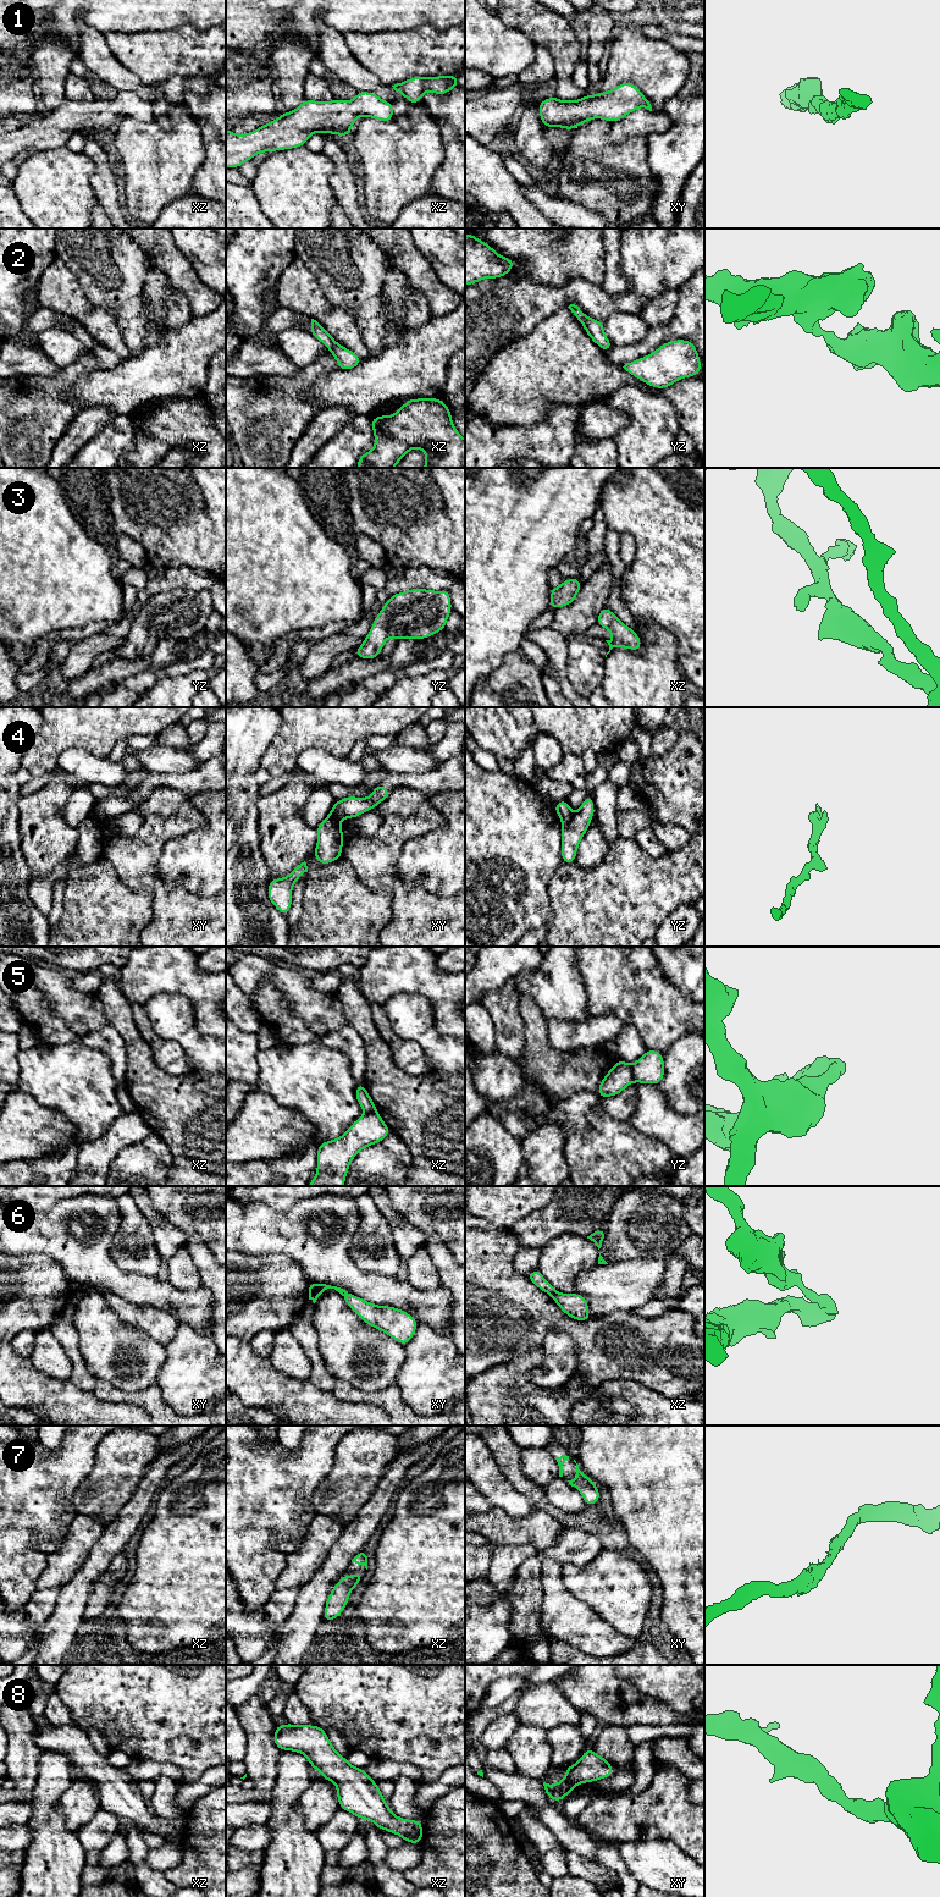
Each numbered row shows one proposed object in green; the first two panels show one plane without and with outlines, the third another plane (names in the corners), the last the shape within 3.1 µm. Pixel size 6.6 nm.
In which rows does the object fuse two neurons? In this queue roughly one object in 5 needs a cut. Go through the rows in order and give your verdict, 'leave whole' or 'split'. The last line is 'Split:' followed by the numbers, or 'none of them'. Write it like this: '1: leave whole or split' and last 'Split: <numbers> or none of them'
1: leave whole
2: leave whole
3: leave whole
4: split
5: split
6: split
7: leave whole
8: leave whole
Split: 4, 5, 6

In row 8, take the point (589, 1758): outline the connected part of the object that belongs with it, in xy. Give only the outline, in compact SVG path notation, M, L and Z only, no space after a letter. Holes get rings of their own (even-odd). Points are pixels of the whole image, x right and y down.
M587 1748L580 1760L565 1768L565 1777L553 1785L543 1782L546 1793L551 1801L560 1802L580 1783L595 1782L607 1779L613 1774L608 1760Z

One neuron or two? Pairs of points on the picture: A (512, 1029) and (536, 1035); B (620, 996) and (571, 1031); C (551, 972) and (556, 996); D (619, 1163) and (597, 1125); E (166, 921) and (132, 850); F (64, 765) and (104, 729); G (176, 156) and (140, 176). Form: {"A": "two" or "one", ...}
{"A": "two", "B": "two", "C": "one", "D": "one", "E": "one", "F": "two", "G": "one"}

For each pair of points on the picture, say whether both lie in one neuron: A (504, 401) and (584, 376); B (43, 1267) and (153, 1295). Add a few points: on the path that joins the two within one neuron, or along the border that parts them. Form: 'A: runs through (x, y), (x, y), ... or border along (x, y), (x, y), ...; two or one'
A: runs through (524, 381), (529, 376), (564, 376); one
B: border along (43, 1255), (51, 1258), (71, 1279); two

